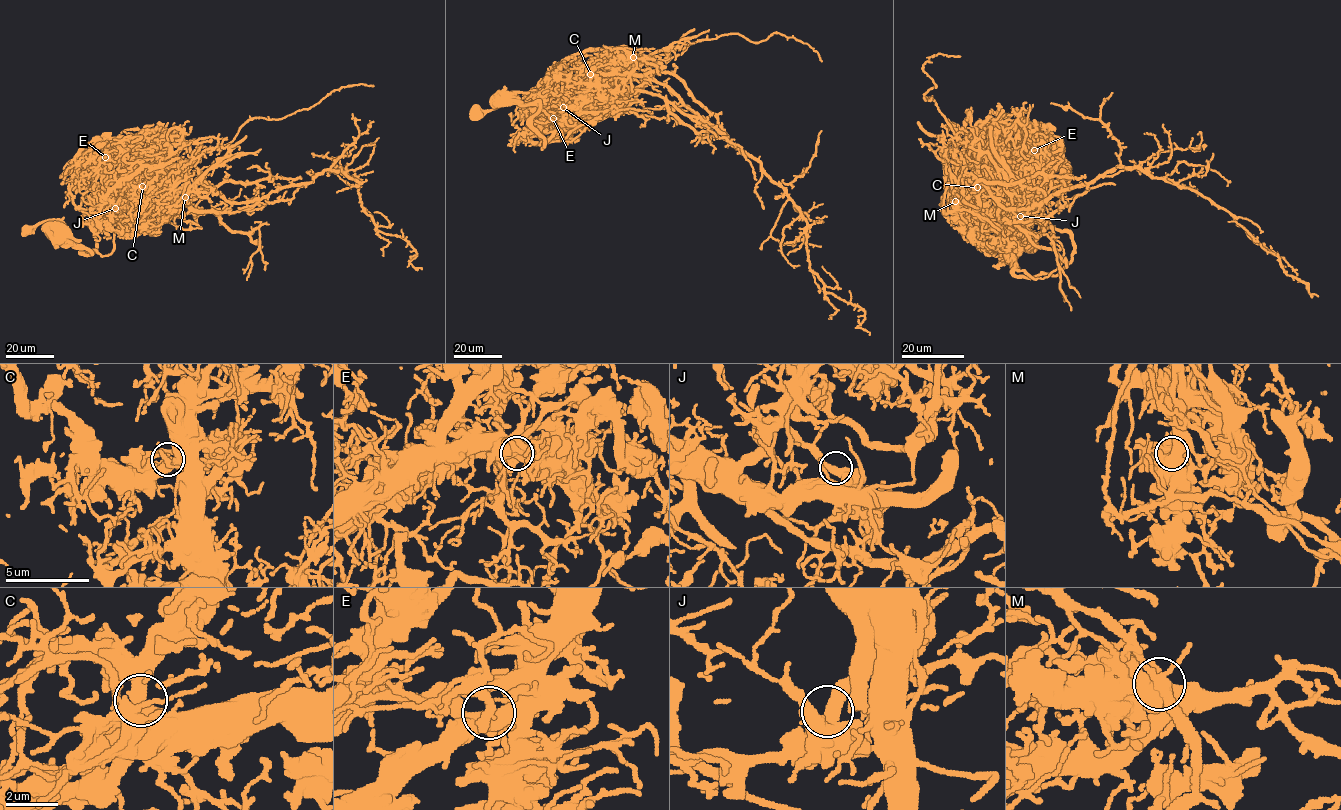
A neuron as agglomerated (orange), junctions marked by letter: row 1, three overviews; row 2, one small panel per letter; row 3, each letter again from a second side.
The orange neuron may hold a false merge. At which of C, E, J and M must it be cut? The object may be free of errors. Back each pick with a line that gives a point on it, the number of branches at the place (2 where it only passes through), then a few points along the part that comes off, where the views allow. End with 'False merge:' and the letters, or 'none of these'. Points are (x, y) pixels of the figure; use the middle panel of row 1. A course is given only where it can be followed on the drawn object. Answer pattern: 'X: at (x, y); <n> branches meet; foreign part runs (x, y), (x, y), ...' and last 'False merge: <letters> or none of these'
E: at (553, 118); 2 branches meet; foreign part runs (553, 118), (584, 131), (642, 75), (664, 83), (783, 189), (809, 268), (869, 335)
False merge: E

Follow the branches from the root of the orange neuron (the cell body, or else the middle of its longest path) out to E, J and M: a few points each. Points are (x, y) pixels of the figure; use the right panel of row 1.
E: (1005, 252), (1035, 278), (1064, 253), (1048, 221), (1035, 234), (1016, 230), (983, 201), (985, 174), (1035, 149)
J: (1005, 252), (1035, 278), (1060, 264), (1064, 249), (1052, 225), (1028, 234), (1020, 216)
M: (1005, 252), (1017, 270), (1043, 278), (1064, 249), (1010, 188), (1000, 187), (999, 216), (988, 222), (955, 201)

